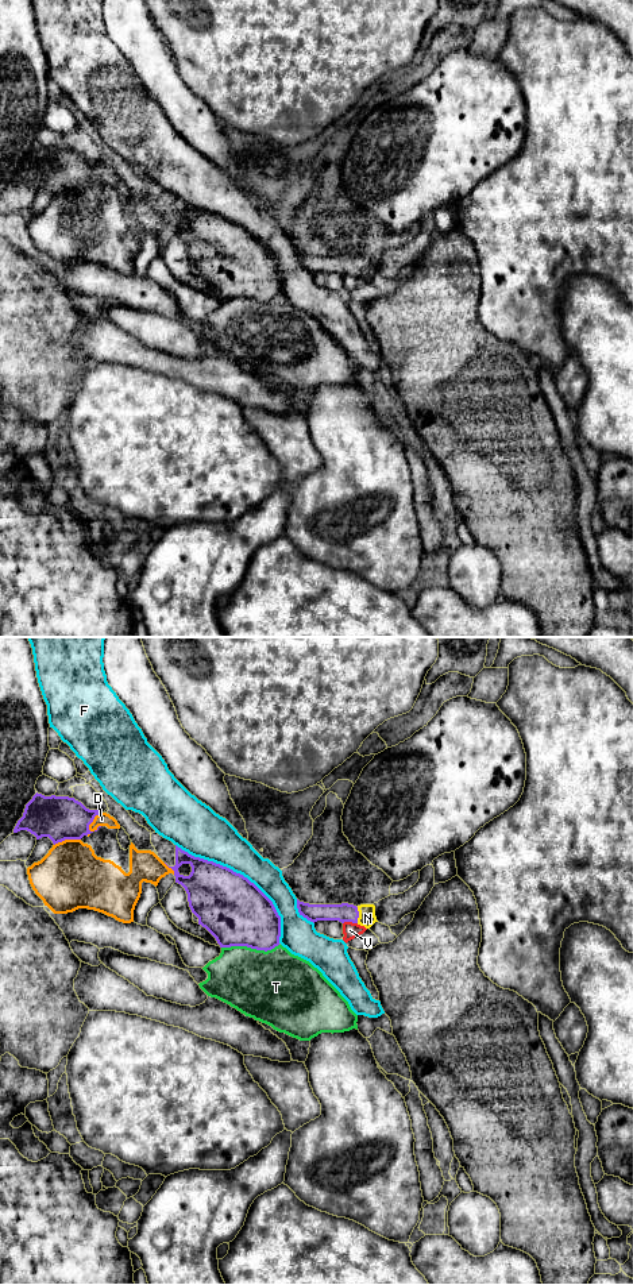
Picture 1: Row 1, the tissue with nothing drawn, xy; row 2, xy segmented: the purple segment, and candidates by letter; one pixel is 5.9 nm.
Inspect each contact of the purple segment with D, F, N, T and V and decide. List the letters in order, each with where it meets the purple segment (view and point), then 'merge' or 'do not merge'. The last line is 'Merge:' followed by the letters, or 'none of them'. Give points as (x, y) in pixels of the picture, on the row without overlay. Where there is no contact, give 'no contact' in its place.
D: meets purple in xy at (91, 174); do not merge
F: meets purple in xy at (243, 228); do not merge
N: meets purple in xy at (358, 267); merge
T: meets purple in xy at (250, 298); do not merge
V: meets purple in xy at (350, 273); do not merge
Merge: N

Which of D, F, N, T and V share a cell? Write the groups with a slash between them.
D / F / N / T / V

